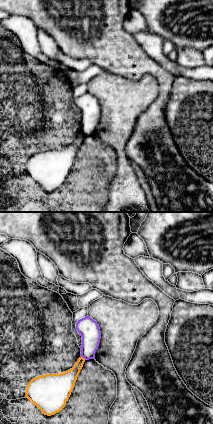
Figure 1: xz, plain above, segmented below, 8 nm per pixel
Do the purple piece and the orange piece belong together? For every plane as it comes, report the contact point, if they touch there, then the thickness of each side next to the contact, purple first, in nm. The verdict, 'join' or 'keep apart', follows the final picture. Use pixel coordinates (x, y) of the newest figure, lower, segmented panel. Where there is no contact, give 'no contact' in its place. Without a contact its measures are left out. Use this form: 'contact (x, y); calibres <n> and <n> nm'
contact (84, 358); calibres 160 and 160 nm

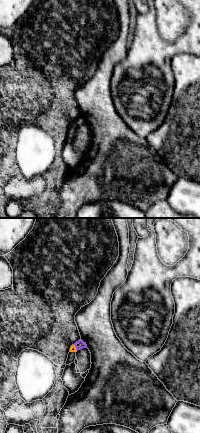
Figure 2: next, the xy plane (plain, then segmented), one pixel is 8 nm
contact (76, 348); calibres 70 and 50 nm

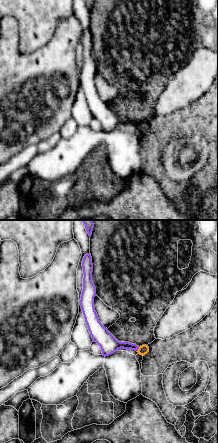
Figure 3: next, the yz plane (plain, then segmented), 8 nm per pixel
contact (138, 348); calibres 150 and 80 nm

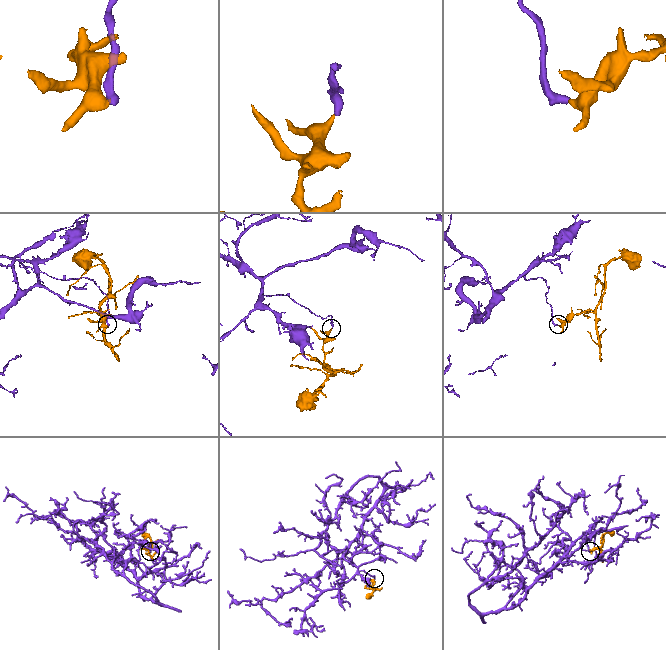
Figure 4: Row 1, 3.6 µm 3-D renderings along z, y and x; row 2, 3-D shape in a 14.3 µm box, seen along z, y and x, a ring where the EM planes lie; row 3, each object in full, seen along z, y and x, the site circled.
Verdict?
keep apart

